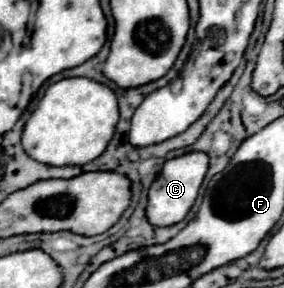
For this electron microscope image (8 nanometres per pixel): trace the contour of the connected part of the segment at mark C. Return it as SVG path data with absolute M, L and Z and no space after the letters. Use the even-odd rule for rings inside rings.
M184 153L182 157L168 159L148 191L148 205L146 205L148 223L152 223L156 227L166 227L166 225L174 225L174 223L182 221L196 201L196 195L204 181L206 171L208 171L206 153Z

